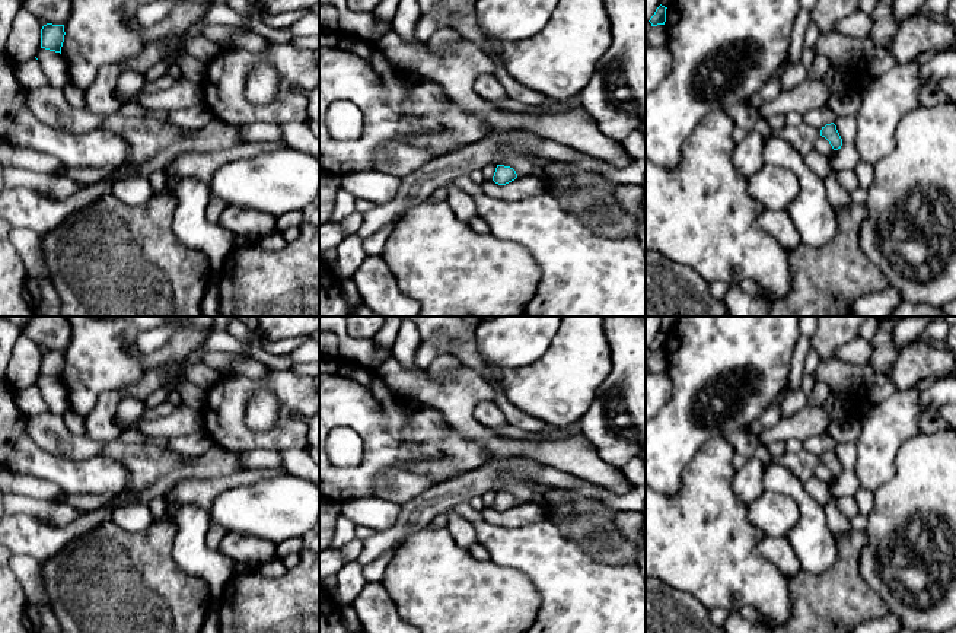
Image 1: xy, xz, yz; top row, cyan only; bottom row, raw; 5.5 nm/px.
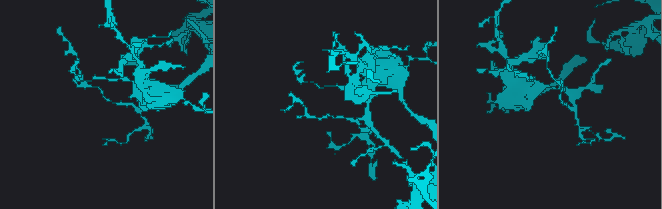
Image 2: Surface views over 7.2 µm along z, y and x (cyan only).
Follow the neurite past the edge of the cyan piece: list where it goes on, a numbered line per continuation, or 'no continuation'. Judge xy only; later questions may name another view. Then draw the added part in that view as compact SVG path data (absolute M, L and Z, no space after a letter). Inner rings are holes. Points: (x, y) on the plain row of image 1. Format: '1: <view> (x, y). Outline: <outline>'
no continuation

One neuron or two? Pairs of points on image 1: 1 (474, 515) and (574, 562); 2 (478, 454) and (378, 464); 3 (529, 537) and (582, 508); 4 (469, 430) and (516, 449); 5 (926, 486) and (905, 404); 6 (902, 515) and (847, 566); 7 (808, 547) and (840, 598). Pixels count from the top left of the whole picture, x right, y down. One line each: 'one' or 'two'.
1: one
2: one
3: two
4: one
5: two
6: two
7: two

